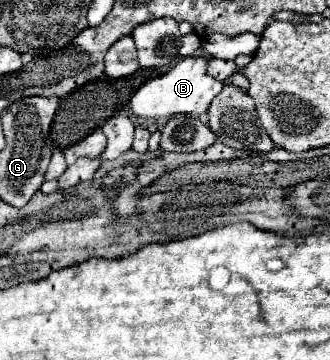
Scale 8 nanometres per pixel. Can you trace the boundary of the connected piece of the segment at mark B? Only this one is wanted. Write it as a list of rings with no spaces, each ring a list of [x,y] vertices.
[[[189,56],[179,60],[163,76],[147,80],[131,98],[131,110],[143,118],[171,118],[175,114],[205,114],[211,100],[221,92],[223,82],[207,74],[209,60],[205,56]]]

